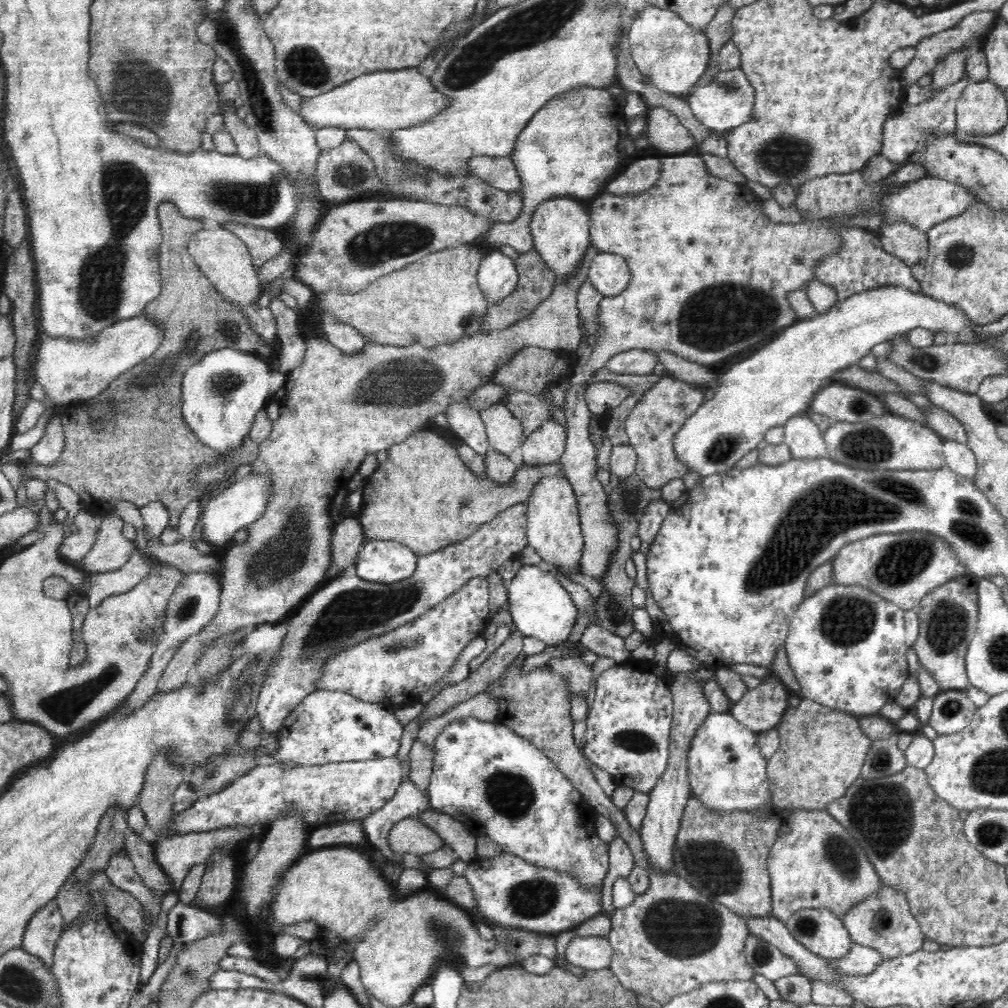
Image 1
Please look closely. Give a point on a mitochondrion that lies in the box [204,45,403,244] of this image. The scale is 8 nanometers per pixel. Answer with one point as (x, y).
(347, 175)

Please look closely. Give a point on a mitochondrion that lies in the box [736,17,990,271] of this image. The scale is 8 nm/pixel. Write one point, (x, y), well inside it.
(786, 155)

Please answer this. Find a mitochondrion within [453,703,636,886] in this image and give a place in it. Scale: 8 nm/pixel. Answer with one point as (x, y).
(510, 794)

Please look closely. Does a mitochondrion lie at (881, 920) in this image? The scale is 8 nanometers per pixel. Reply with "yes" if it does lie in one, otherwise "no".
yes

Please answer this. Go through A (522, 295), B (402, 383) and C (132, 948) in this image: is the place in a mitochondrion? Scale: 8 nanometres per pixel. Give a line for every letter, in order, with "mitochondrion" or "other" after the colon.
A: other
B: mitochondrion
C: other

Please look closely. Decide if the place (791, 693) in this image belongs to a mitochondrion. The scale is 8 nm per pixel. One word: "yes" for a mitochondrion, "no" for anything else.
no

